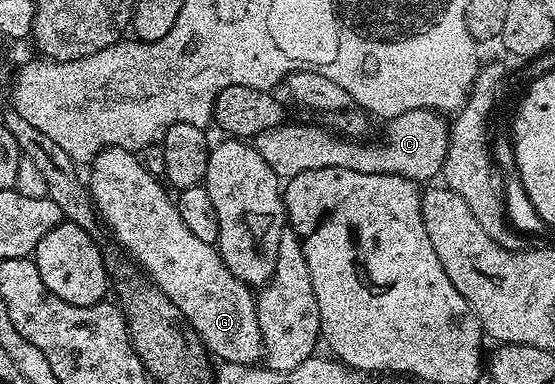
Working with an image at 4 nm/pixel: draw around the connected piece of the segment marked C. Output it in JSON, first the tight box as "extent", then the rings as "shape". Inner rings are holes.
{"extent":[252,110,450,184],"shape":[[[409,110],[385,123],[386,131],[379,142],[348,138],[330,128],[325,130],[322,126],[291,121],[260,132],[253,138],[252,145],[279,180],[295,178],[300,172],[316,172],[316,168],[348,168],[348,172],[398,174],[415,184],[426,184],[441,175],[448,156],[450,127],[447,119],[442,118],[445,117],[436,110]]]}

